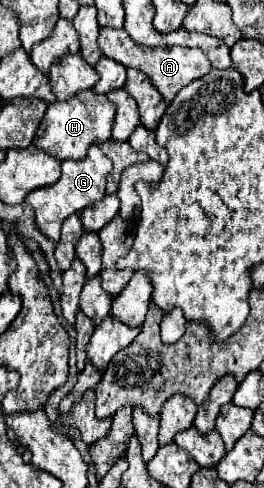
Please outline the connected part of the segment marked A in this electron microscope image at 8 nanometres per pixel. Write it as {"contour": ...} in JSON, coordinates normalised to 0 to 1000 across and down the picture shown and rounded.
{"contour":[[[383,59],[375,68],[375,96],[398,117],[451,125],[473,137],[504,137],[542,145],[572,170],[602,182],[602,191],[640,211],[701,174],[716,174],[739,162],[761,162],[792,141],[799,129],[769,113],[761,100],[716,100],[716,96],[534,96],[504,88],[504,80],[481,72],[473,59]]]}

